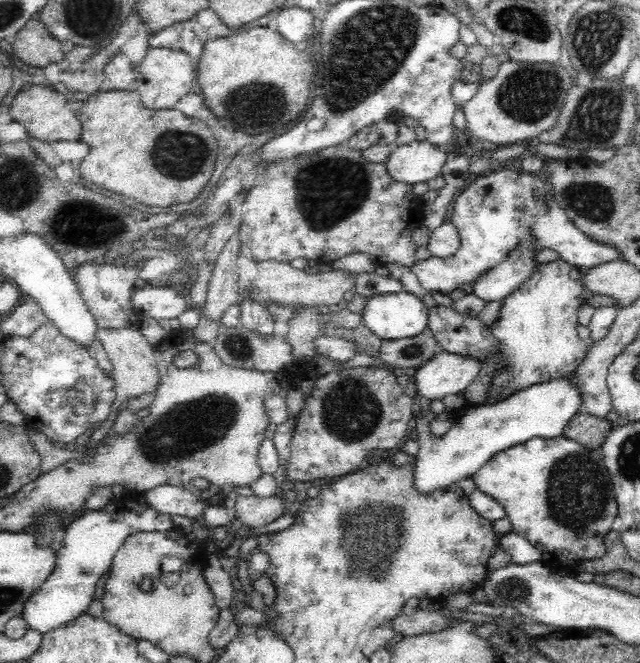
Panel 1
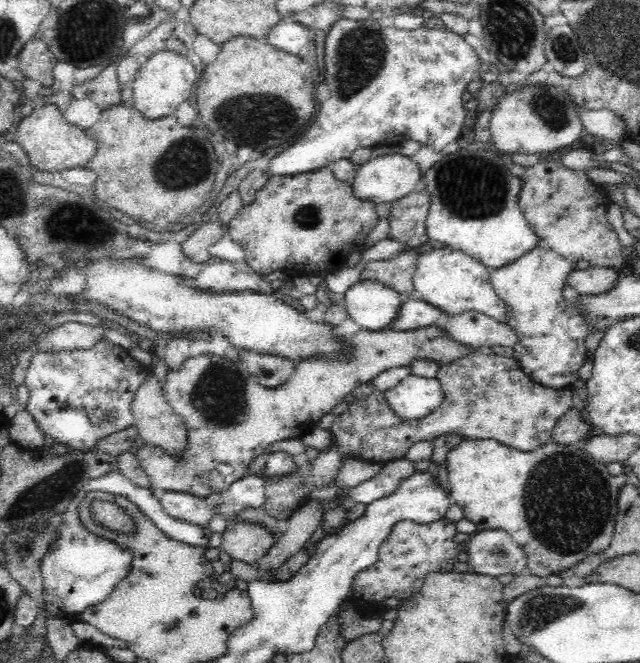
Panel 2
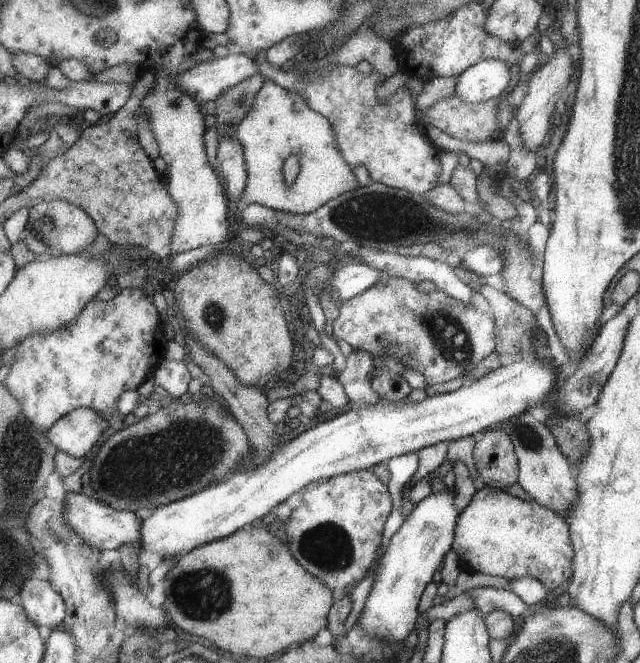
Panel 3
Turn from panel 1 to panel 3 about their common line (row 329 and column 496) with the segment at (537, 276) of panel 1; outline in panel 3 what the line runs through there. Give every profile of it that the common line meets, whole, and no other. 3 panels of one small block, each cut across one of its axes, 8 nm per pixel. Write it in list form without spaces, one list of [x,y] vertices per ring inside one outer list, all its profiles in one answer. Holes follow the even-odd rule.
[[[487,486],[475,491],[459,514],[453,552],[457,554],[461,567],[470,572],[507,580],[529,576],[538,580],[546,590],[553,590],[571,578],[571,562],[575,554],[570,528],[557,512],[533,499],[521,500],[506,491]]]

